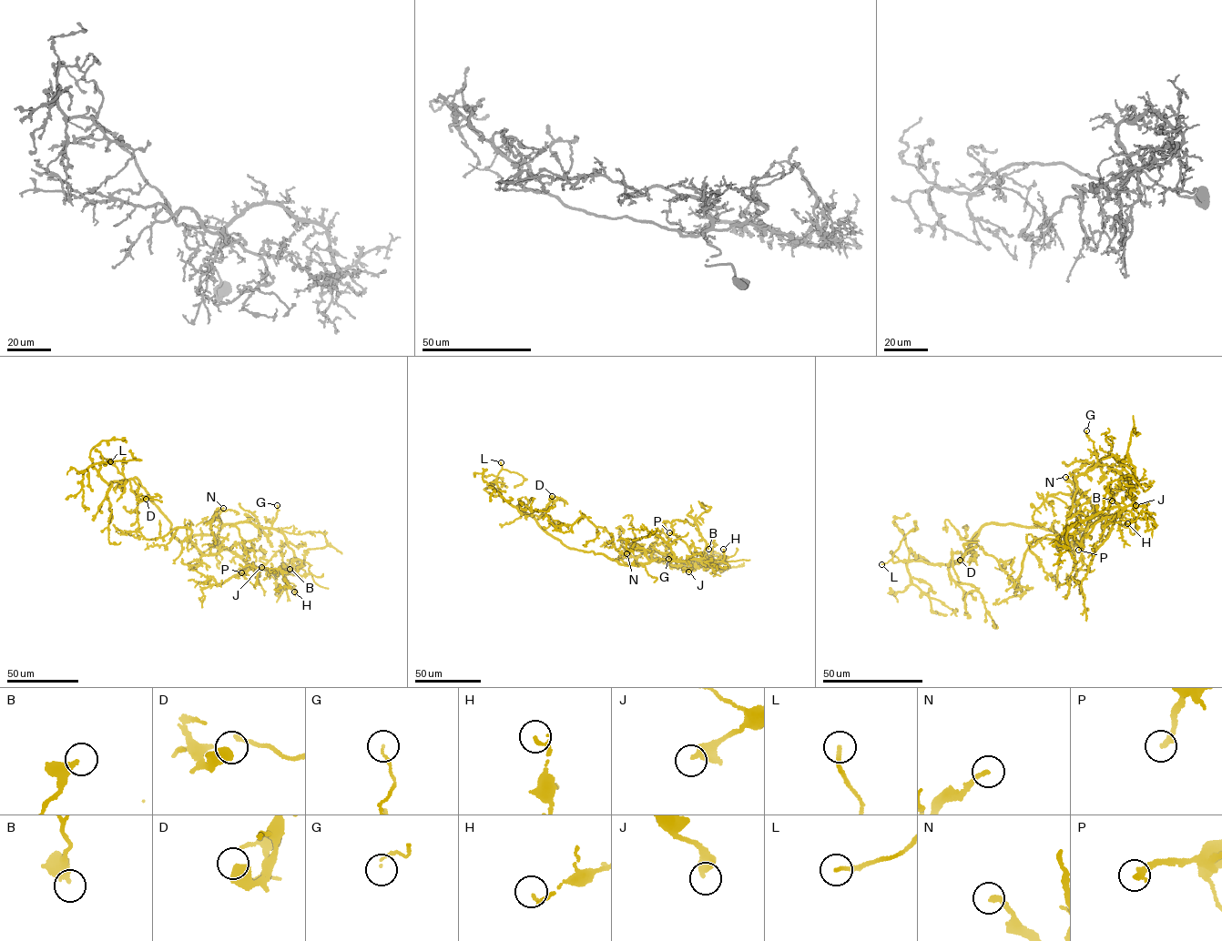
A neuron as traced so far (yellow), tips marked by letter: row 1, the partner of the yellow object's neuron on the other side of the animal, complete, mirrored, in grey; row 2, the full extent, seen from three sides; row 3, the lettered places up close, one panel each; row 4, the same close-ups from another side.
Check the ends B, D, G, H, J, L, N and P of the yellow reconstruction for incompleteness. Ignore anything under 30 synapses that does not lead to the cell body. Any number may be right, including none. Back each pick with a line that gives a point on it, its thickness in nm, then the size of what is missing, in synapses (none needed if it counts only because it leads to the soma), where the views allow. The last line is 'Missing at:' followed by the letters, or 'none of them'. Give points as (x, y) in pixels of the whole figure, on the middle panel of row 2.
N: Place: (626, 553). Thickness 200 nm. Roughly 30 synapses
P: Place: (669, 532). Thickness 280 nm. Roughly 40 synapses
Missing at: N, P

